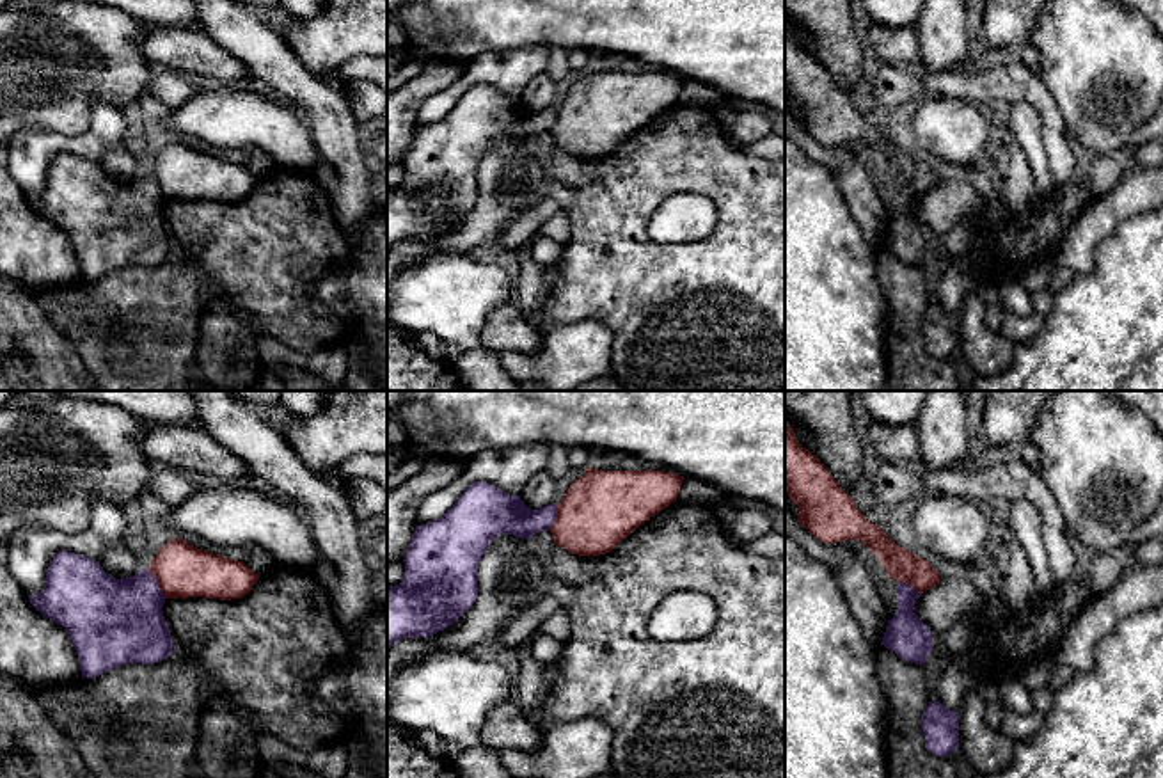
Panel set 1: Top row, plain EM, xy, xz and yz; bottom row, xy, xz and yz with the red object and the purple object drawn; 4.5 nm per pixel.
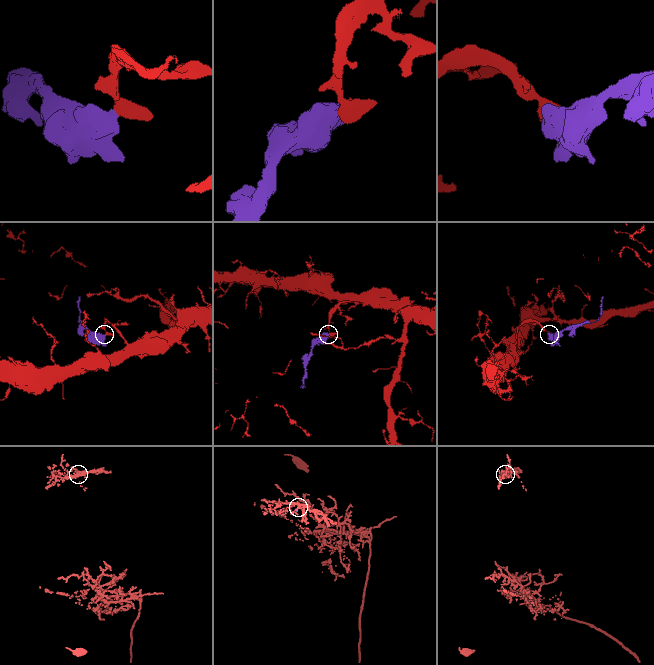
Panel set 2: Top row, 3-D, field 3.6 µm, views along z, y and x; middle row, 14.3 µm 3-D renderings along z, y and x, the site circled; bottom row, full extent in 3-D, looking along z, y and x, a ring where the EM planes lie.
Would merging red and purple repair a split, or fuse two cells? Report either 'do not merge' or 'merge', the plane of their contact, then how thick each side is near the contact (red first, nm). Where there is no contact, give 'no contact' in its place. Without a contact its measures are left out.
do not merge; contact in xy; calibres 240 and 380 nm

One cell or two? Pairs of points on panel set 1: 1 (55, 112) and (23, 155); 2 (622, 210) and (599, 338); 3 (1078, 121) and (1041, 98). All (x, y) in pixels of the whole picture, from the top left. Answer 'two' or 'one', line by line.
1: two
2: two
3: two

